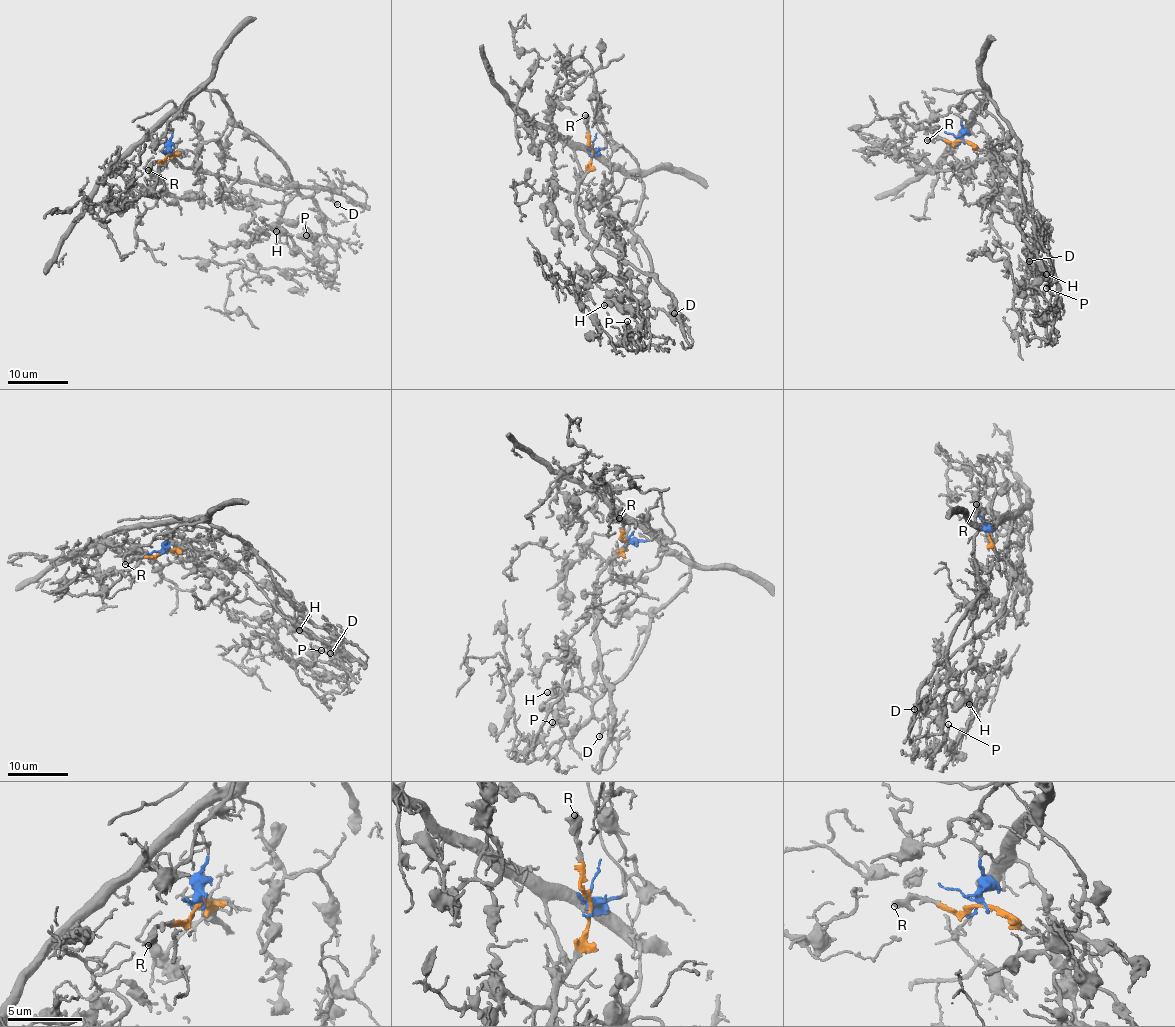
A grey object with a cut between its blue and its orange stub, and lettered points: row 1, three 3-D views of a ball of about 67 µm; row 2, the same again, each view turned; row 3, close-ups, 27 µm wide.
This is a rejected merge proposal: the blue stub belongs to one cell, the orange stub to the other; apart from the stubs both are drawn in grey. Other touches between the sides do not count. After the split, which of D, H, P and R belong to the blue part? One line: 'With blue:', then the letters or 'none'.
With blue: H, P

